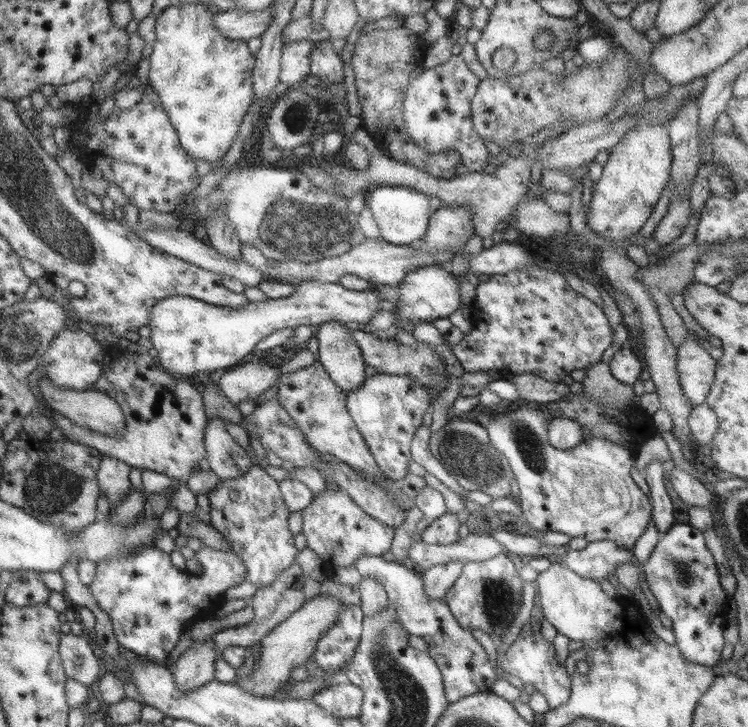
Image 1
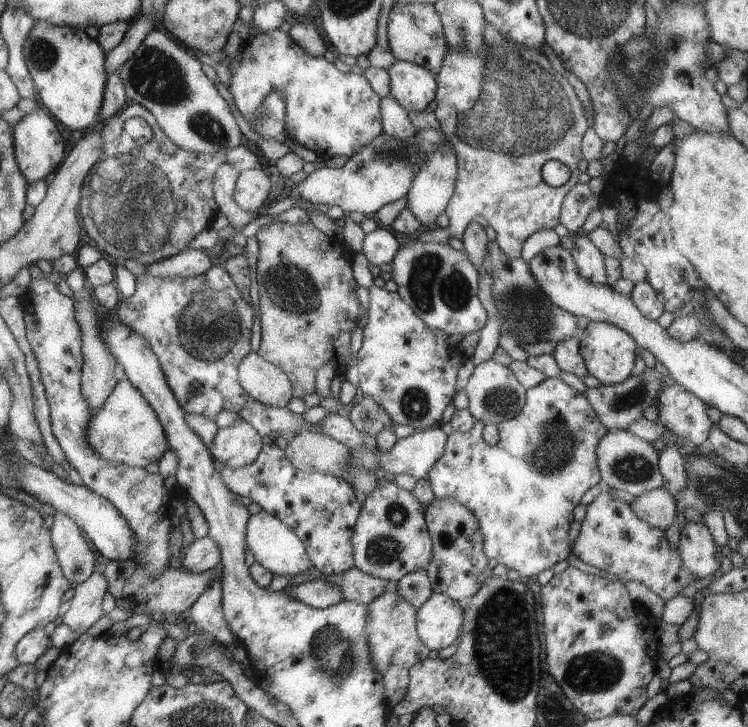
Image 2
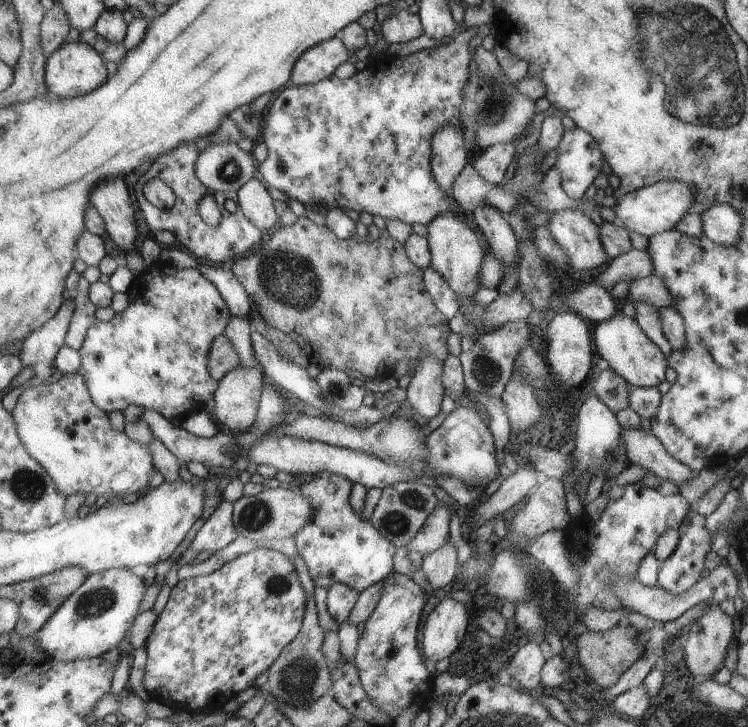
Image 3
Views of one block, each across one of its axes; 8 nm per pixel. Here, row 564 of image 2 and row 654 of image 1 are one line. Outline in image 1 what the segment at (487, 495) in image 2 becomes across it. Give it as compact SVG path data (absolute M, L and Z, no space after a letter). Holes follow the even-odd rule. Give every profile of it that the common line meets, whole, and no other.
M531 632L517 638L503 653L500 658L501 667L509 675L517 676L523 684L531 684L535 691L540 692L545 698L549 709L557 708L565 704L570 695L571 680L565 673L564 664L558 664L554 659L554 648L552 643L541 639L539 633Z

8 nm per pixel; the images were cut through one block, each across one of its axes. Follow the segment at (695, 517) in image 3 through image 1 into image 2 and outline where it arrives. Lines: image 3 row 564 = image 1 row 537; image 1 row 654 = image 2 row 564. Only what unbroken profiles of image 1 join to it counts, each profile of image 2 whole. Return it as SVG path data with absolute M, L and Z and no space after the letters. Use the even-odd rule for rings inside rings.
M685 521L683 528L680 530L678 551L682 565L697 579L710 577L721 564L720 547L713 542L713 538L704 523Z

